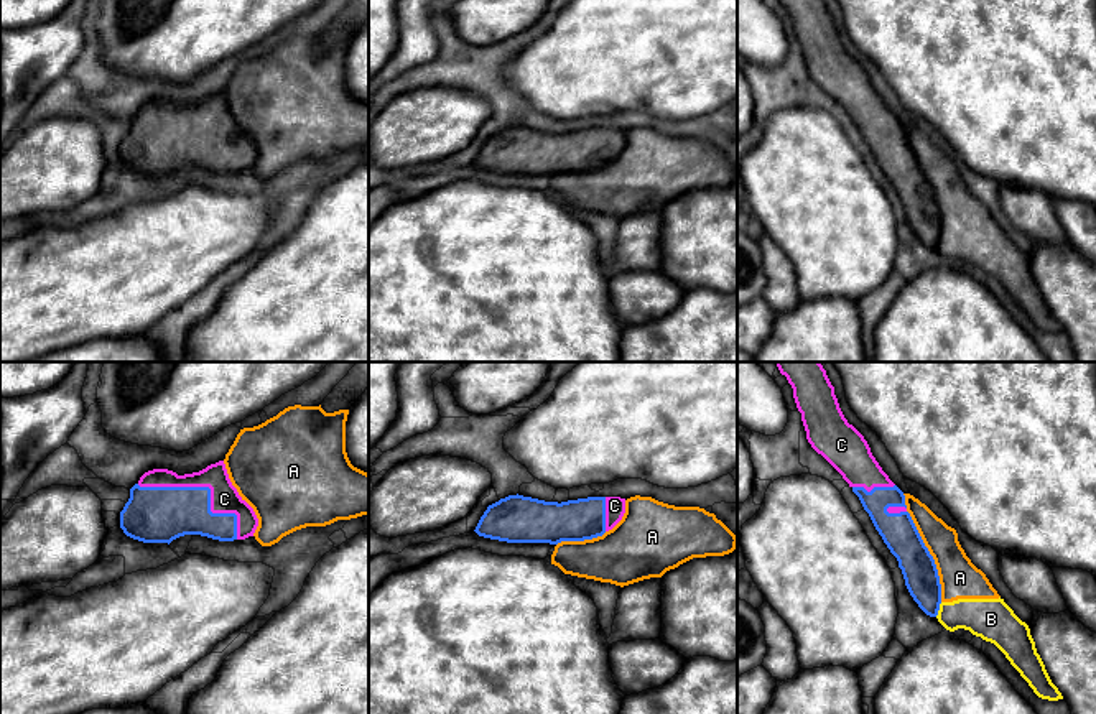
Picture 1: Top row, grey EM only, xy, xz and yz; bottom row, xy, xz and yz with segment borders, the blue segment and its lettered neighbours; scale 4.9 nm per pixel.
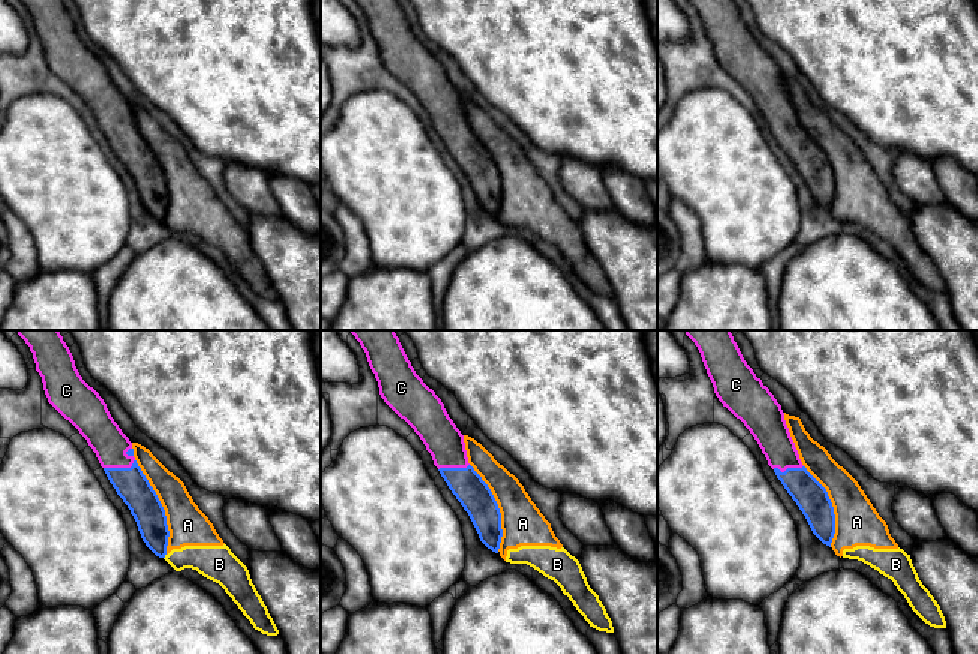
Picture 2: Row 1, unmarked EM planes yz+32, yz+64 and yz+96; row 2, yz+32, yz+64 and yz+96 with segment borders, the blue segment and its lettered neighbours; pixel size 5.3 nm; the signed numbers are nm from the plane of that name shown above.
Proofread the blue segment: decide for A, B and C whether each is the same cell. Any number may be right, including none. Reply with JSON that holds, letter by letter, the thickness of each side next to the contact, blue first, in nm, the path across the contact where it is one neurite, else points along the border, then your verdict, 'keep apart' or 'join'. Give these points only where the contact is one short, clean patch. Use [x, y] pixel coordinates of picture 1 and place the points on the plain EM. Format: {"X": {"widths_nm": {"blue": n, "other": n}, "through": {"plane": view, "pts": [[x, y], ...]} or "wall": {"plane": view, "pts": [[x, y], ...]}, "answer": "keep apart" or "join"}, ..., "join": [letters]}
{"A": {"widths_nm": {"blue": 170, "other": 190}, "answer": "keep apart"}, "B": {"widths_nm": {"blue": 170, "other": 190}, "wall": {"plane": "yz", "pts": [[942, 234], [935, 247]]}, "answer": "keep apart"}, "C": {"widths_nm": {"blue": 260, "other": 140}, "answer": "join"}, "join": ["C"]}

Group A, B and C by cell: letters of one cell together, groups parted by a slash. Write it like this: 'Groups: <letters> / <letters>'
Groups: A B / C

